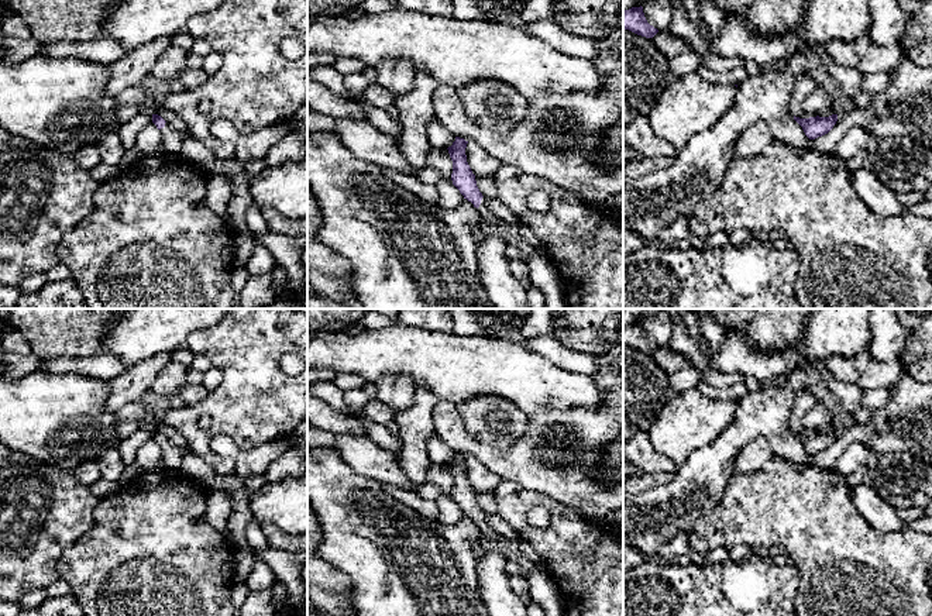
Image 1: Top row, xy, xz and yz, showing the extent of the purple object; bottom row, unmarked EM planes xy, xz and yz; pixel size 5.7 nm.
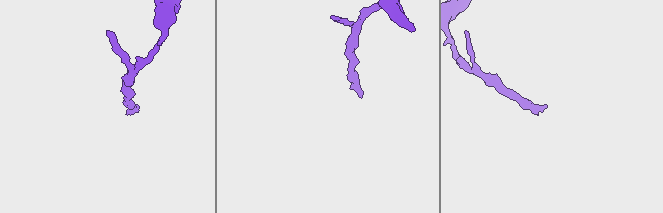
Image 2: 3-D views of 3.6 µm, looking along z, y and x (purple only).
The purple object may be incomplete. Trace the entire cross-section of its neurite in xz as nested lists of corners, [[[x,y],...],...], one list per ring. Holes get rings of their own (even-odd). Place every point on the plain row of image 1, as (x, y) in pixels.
[[[455,452],[455,457],[448,462],[448,469],[453,476],[453,500],[460,509],[478,524],[481,540],[496,544],[503,537],[488,523],[488,515],[479,507],[465,471],[468,457]]]

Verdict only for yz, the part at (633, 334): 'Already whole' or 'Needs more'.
Already whole

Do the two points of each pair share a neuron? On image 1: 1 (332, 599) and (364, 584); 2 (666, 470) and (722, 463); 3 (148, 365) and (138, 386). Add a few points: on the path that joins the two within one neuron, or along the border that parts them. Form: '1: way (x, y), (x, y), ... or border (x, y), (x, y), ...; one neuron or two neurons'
1: border (330, 564), (350, 582), (350, 596), (353, 601); two neurons
2: border (678, 467), (671, 475), (664, 478); two neurons
3: way (145, 371), (138, 381); one neuron

